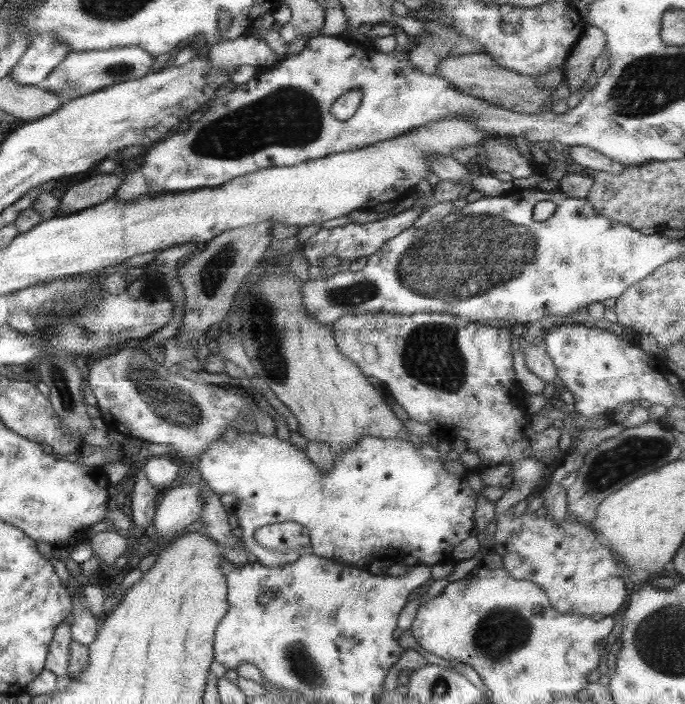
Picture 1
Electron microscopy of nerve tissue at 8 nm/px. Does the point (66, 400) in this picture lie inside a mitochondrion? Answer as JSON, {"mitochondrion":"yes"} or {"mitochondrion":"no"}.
{"mitochondrion":"yes"}

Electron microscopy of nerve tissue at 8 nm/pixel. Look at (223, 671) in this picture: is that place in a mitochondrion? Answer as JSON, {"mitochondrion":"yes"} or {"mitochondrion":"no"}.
{"mitochondrion":"no"}

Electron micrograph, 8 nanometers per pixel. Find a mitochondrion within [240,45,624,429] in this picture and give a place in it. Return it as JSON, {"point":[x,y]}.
{"point":[470,256]}

